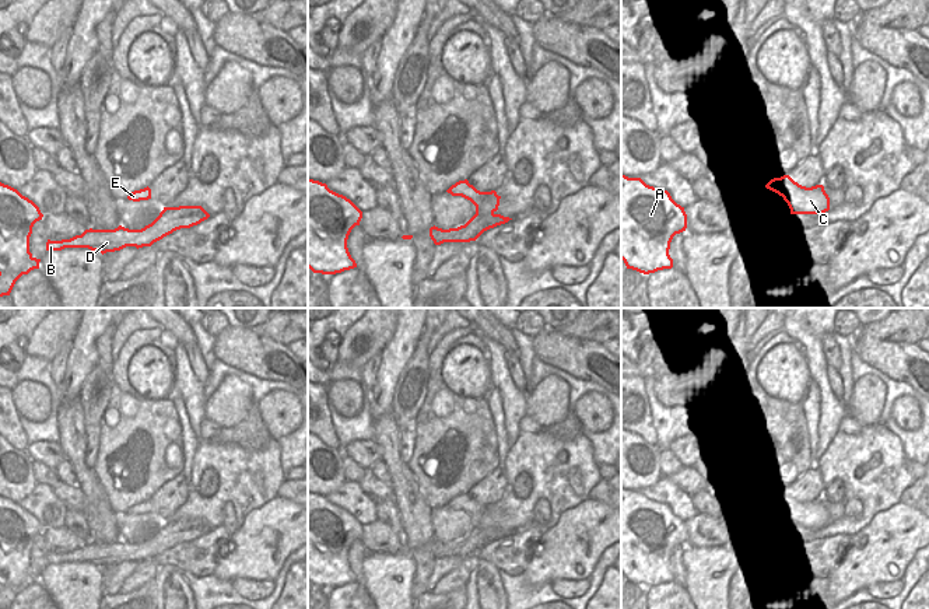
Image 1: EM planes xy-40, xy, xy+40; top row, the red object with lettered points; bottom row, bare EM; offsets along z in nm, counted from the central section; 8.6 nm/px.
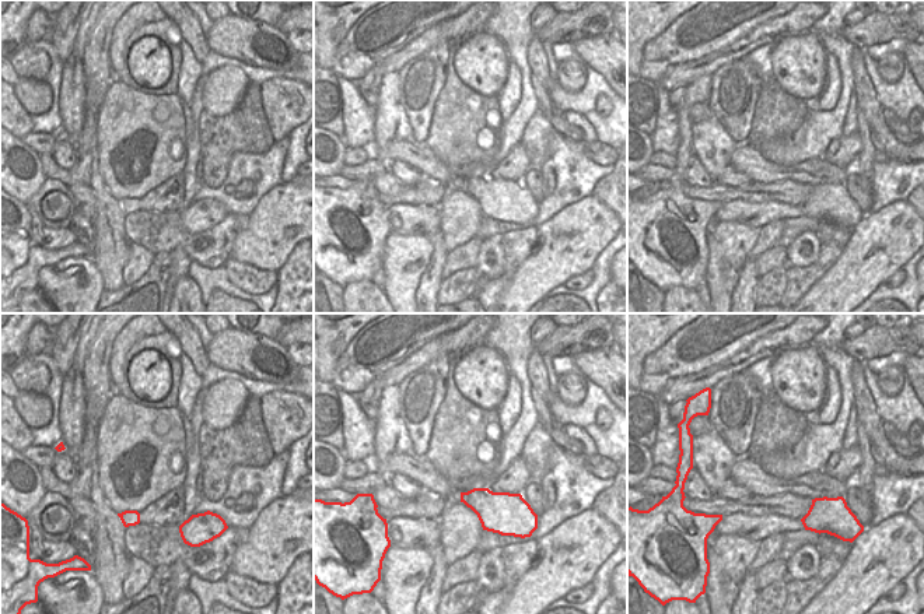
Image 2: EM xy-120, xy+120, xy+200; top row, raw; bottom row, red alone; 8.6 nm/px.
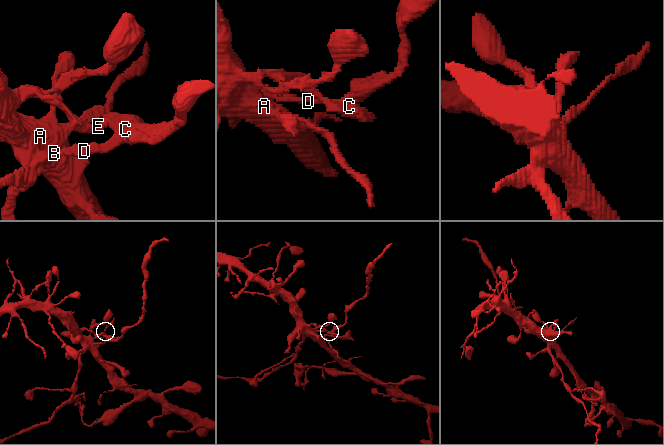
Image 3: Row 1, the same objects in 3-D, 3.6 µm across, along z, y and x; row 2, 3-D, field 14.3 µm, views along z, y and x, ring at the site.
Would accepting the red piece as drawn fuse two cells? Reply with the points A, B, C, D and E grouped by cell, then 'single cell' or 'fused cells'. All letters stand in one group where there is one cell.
A C E / B D | fused cells

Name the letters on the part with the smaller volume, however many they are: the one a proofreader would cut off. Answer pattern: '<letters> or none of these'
B, D

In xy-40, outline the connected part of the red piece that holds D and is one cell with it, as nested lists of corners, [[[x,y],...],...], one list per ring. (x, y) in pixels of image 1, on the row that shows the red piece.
[[[201,206],[164,207],[159,216],[141,230],[129,230],[119,225],[115,230],[85,230],[70,239],[46,242],[46,251],[64,248],[88,248],[102,255],[120,251],[126,246],[151,246],[154,242],[180,228],[190,228],[207,220],[210,214]]]

